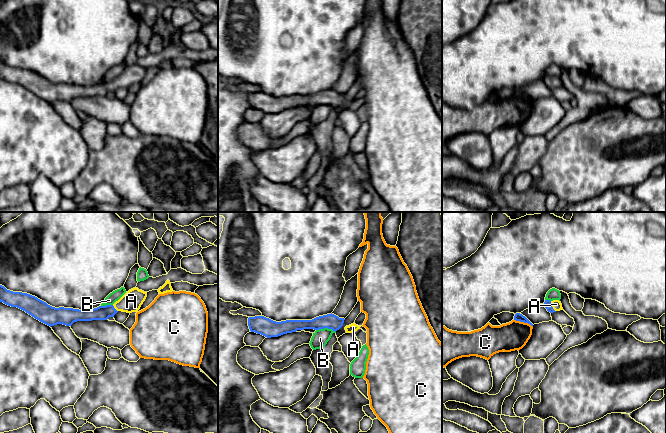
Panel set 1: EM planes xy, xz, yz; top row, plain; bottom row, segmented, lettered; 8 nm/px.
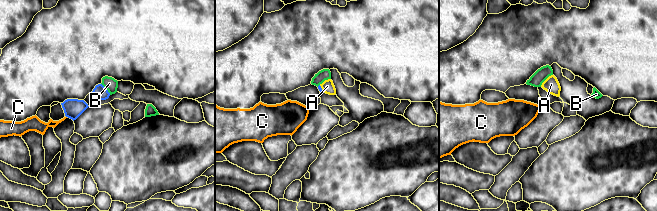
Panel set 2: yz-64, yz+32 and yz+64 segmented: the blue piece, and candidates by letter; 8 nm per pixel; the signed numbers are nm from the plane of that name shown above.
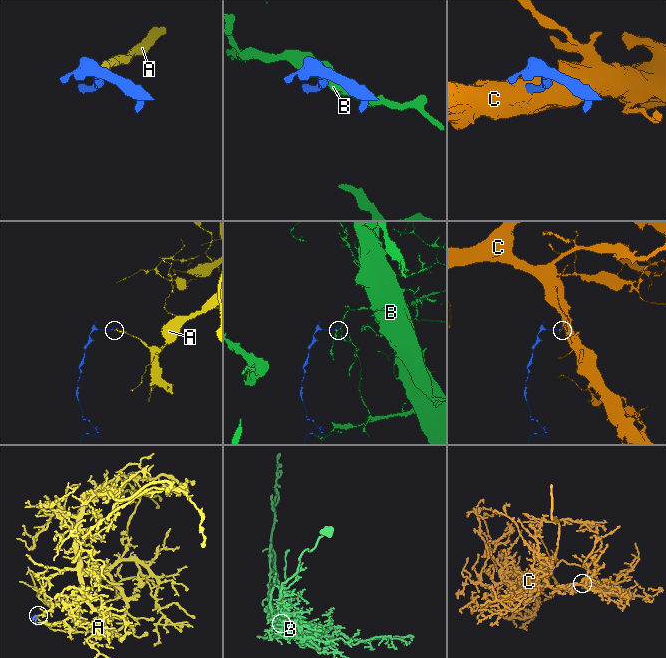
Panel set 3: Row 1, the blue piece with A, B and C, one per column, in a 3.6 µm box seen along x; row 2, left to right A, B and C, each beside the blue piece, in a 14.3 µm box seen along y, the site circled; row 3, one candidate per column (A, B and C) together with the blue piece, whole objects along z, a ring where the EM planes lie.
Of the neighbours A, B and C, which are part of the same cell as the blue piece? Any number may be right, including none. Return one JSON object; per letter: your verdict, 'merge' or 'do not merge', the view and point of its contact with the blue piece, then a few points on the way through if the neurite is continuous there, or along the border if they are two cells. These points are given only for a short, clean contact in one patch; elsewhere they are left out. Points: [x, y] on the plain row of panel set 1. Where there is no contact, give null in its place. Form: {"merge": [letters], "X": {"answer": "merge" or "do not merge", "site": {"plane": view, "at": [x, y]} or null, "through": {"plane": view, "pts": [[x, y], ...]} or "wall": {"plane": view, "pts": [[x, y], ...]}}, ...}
{"merge": ["A"], "A": {"answer": "merge", "site": {"plane": "yz", "at": [551, 82]}, "through": {"plane": "yz", "pts": [[548, 81], [551, 82], [556, 80]]}}, "B": {"answer": "do not merge", "site": {"plane": "xz", "at": [326, 103]}, "wall": {"plane": "xz", "pts": [[316, 105], [331, 104], [335, 108]]}}, "C": {"answer": "do not merge", "site": {"plane": "yz", "at": [523, 97]}, "wall": {"plane": "yz", "pts": [[514, 95], [520, 98], [527, 98], [532, 102]]}}}

